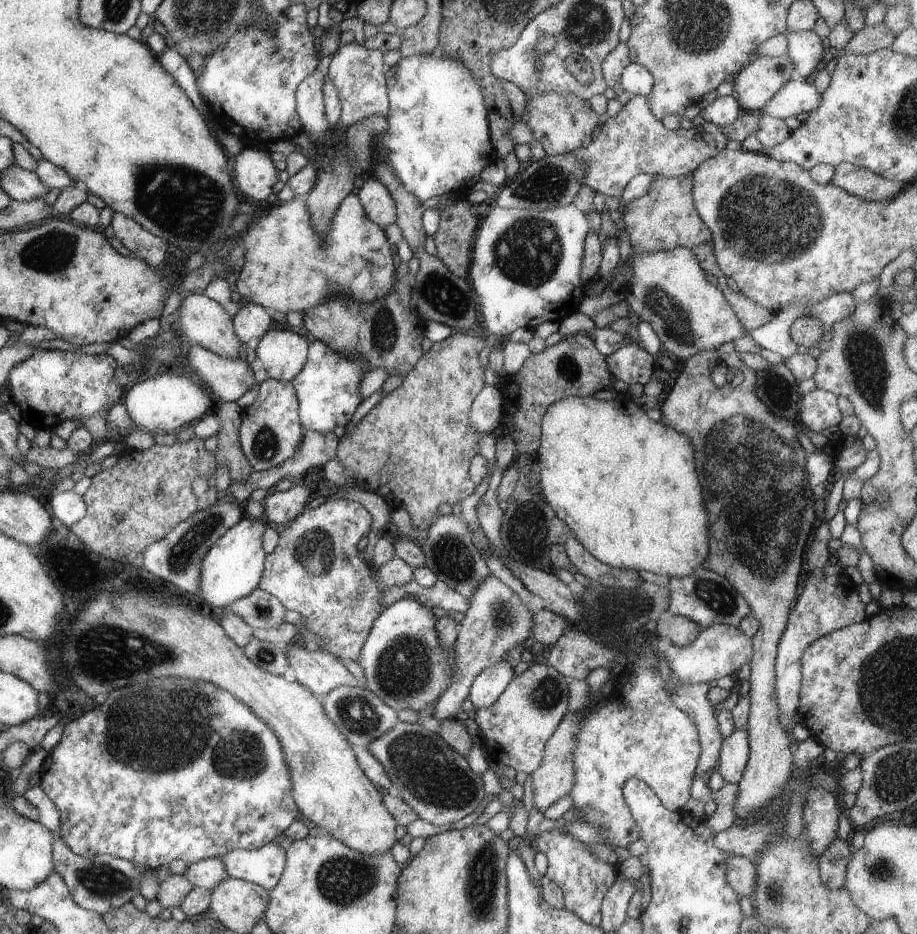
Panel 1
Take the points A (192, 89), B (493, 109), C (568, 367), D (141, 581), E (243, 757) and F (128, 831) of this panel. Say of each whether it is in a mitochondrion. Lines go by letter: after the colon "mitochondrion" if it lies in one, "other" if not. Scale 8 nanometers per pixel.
A: other
B: other
C: mitochondrion
D: other
E: mitochondrion
F: other

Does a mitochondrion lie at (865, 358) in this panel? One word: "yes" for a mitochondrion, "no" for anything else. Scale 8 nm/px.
yes

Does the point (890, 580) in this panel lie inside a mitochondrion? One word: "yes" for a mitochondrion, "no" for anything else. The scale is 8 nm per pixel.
no

